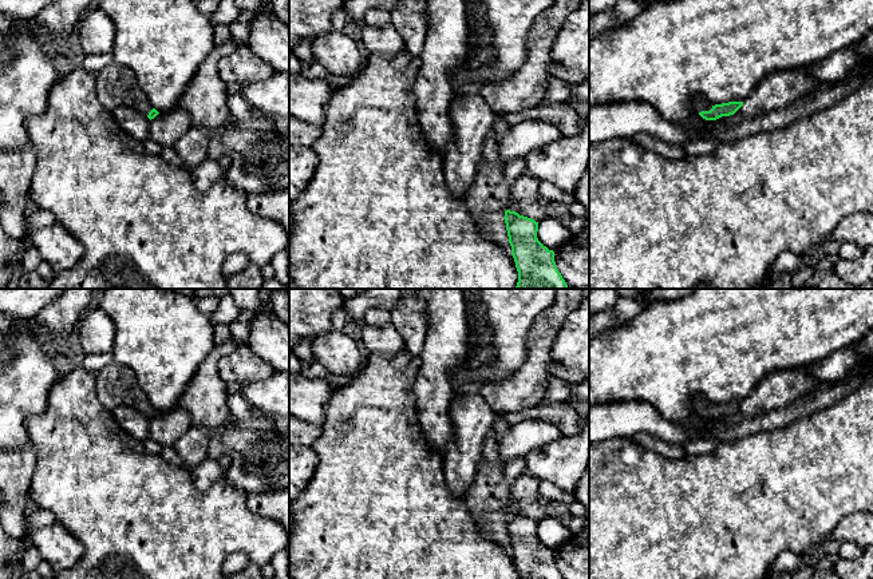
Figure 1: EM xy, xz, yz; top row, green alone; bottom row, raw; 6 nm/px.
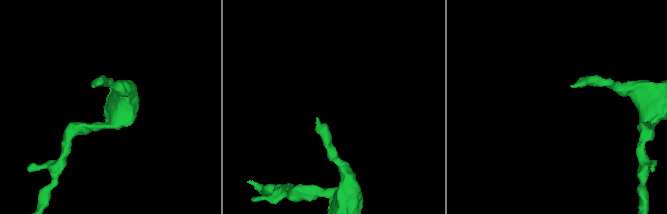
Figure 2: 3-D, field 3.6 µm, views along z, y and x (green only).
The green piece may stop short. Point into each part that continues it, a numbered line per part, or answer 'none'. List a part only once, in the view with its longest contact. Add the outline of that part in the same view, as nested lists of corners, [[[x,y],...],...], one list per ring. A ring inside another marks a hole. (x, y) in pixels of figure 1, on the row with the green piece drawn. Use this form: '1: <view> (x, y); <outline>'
1: yz (700, 106); [[[696,100],[695,102],[695,110],[696,110],[696,114],[702,112],[702,111],[710,111],[712,108],[711,104],[708,103],[704,103],[702,100]]]

